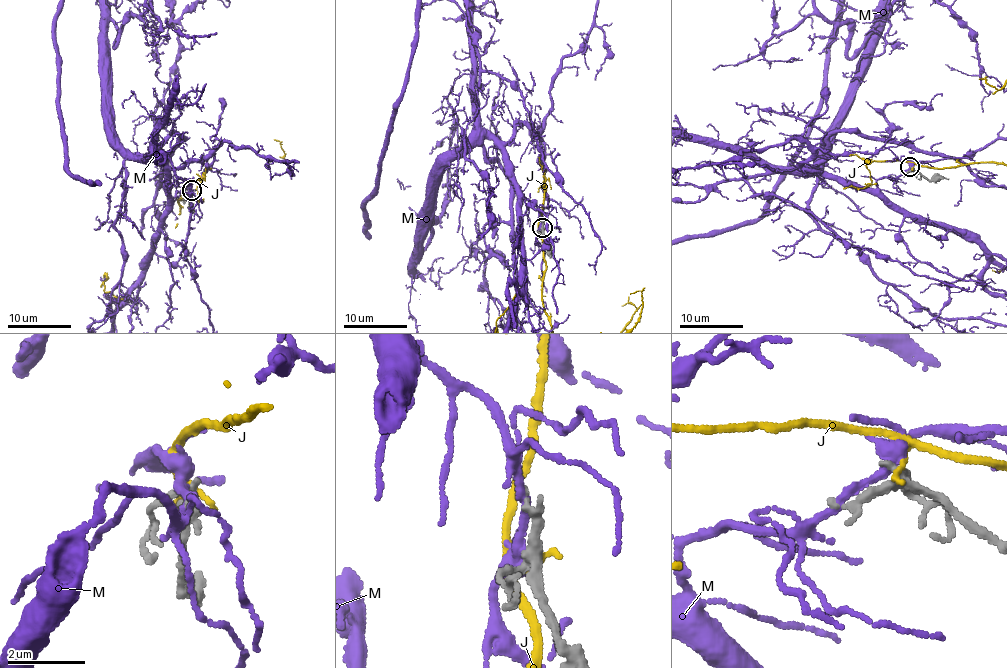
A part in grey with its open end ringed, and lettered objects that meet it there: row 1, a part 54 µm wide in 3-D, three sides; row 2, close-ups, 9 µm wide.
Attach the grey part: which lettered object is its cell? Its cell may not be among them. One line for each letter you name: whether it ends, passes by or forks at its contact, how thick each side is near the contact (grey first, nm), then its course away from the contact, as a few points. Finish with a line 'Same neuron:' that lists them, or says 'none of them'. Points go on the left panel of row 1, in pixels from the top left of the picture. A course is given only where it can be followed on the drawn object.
Same neuron: none of them

